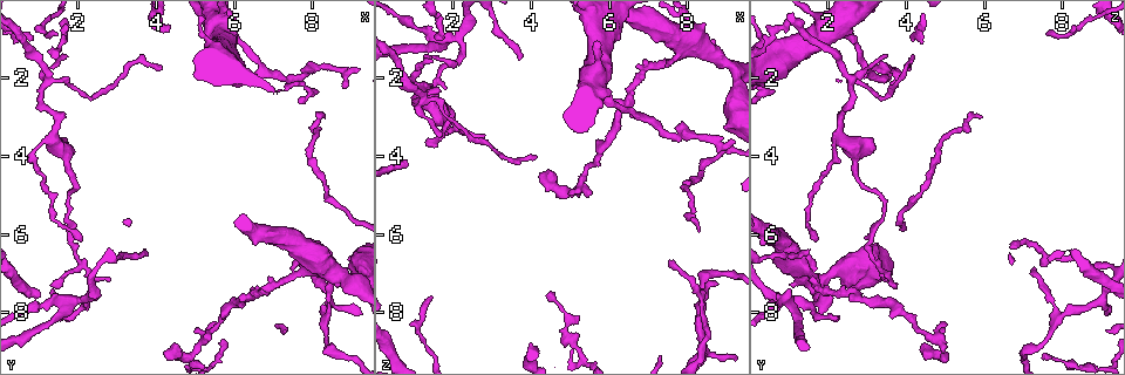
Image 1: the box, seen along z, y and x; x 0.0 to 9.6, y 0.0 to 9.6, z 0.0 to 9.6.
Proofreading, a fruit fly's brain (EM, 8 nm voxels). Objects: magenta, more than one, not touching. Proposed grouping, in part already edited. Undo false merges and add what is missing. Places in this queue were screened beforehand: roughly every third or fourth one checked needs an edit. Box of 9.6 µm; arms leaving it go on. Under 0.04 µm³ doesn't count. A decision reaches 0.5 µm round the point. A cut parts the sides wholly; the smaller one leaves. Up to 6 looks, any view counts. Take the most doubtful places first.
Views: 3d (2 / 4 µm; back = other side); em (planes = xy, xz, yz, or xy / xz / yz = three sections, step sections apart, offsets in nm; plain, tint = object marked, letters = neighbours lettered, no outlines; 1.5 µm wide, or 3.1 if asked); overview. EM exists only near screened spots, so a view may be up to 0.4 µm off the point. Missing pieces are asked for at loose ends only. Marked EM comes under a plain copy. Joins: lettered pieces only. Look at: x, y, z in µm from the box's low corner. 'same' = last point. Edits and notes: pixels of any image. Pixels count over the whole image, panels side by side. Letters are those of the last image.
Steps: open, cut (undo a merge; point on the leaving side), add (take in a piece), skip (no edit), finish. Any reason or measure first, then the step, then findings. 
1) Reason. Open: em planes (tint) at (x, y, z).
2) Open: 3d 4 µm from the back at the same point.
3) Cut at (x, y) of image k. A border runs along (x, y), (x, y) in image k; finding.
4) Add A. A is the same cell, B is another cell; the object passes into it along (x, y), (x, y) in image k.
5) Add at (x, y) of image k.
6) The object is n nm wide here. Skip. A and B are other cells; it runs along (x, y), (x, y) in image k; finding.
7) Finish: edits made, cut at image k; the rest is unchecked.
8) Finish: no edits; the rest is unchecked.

Three arms meet. Open: 3d 2 µm at (1.85, 7.80, 1.00).

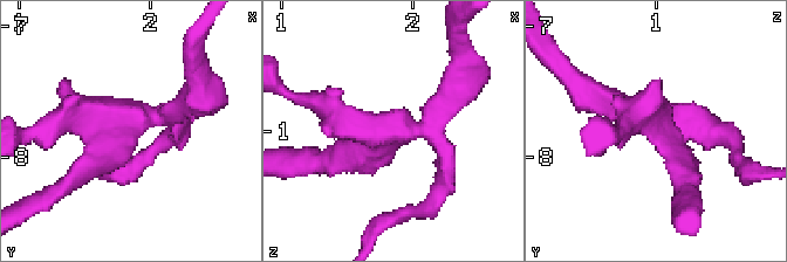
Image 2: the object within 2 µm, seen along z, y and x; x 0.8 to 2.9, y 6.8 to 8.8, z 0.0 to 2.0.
Now the EM. Open: em yz step 8 (tint) at (1.84, 7.74, 0.98).

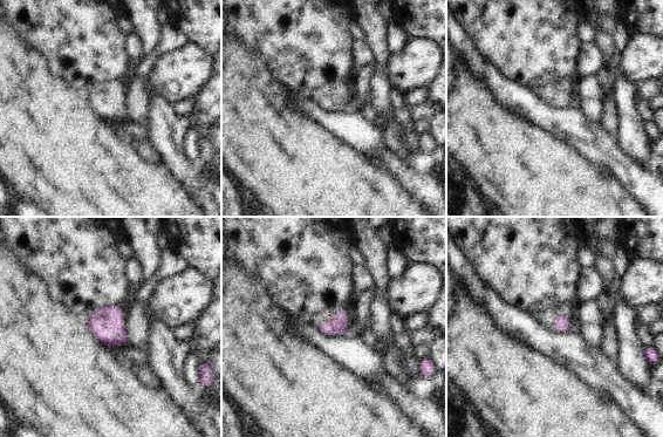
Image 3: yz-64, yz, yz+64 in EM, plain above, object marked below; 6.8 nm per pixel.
See the neighbours. Open: em yz step 8 (letters) at the same point.

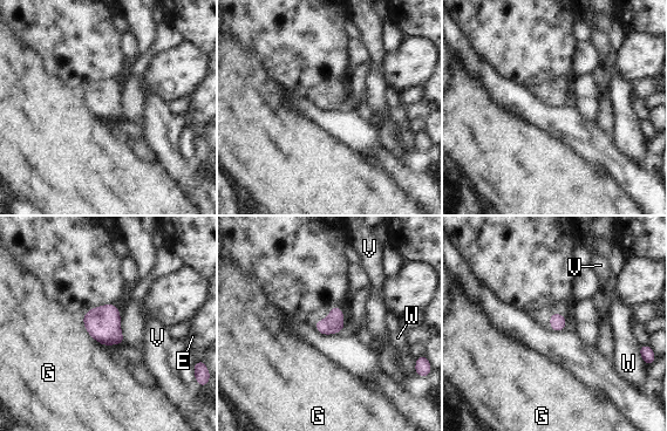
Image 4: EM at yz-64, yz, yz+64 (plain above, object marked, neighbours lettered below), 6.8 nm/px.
Skip. E, G, V and W are other cells; a border runs along (81, 317), (84, 329), (101, 346) in image 4; continuous, no second cell.

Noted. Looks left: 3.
An open end. Open: em planes (letters) at (8.80, 2.15, 3.60).

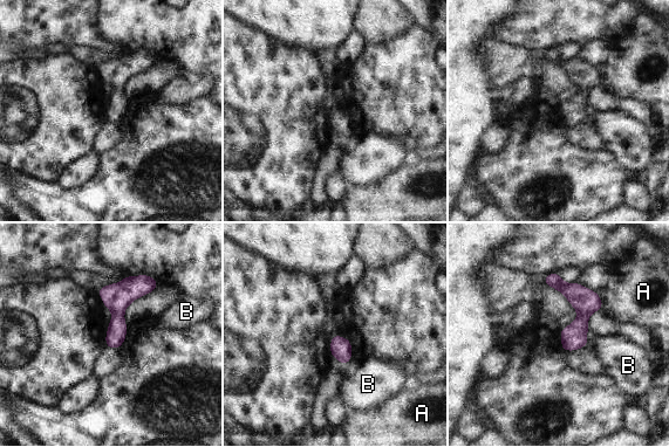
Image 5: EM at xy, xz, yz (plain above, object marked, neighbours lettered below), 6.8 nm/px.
The longest contact is with A, 140 nm. Skip. A and B are other cells; a border runs along (349, 362), (343, 366) in image 5; no lettered piece goes on from it.

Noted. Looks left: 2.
Branch stops here. Open: em xz step 4 (tint) at (7.55, 6.30, 6.65).

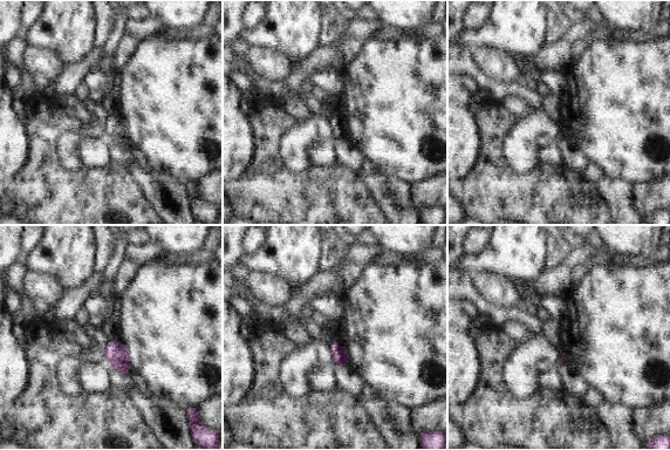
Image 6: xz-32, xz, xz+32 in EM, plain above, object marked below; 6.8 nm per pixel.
Cut it another way. Open: em planes (letters) at the same point.

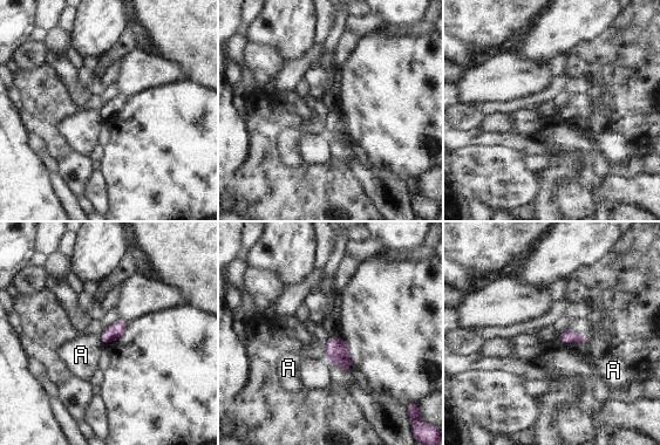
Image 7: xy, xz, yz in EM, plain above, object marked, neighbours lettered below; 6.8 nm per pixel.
The longest contact is with A, 130 nm. Skip. A is another cell; no lettered piece goes on from it.

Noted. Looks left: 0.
Finish: no edits; the rest is unchecked.

